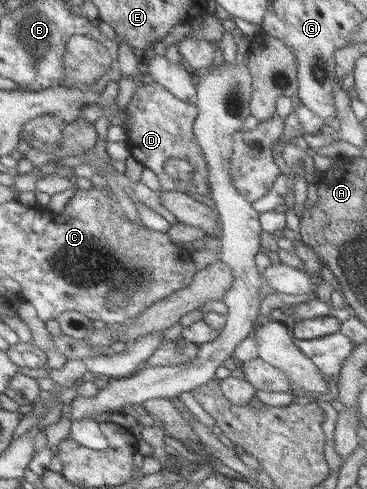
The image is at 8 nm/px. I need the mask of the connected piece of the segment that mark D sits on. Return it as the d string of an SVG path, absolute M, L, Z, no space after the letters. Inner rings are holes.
M150 81L136 87L129 102L126 113L130 115L126 129L126 145L130 156L155 173L163 192L177 191L183 194L209 194L207 185L207 168L201 148L194 140L192 125L197 115L196 107L173 97L161 84ZM168 158L182 159L192 165L192 173L188 181L171 180L165 172L164 162Z

